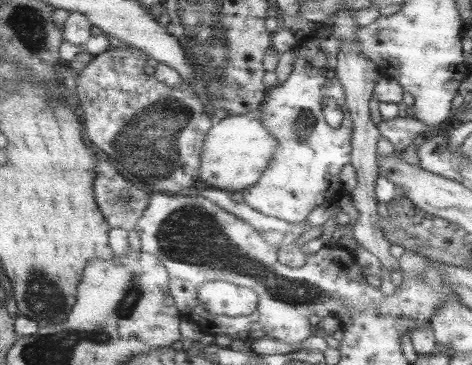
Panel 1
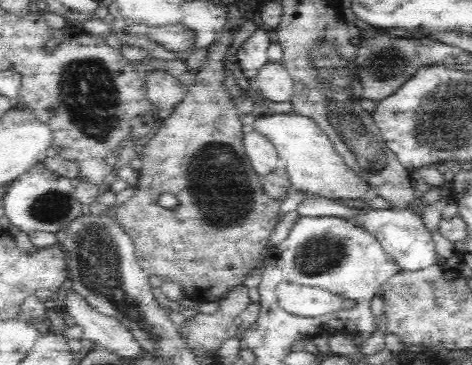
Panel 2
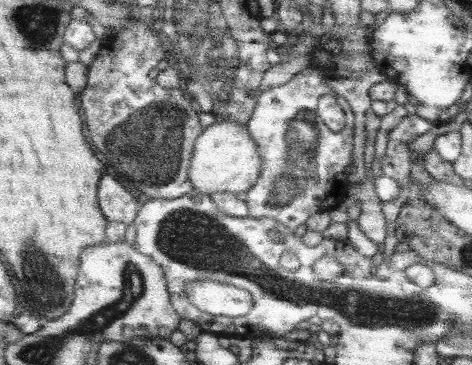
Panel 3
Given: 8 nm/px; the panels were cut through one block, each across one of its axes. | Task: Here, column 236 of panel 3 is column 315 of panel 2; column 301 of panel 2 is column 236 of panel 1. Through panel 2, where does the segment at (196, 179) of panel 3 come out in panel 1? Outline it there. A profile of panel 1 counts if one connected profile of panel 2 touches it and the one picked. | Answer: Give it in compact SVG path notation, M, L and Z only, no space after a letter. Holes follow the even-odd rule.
M259 106L257 110L227 116L215 124L215 128L209 134L211 140L207 142L207 162L201 170L203 186L231 194L231 192L243 192L249 186L255 186L259 178L263 178L263 174L271 166L271 160L279 152L279 140L275 140L263 116L265 106Z

